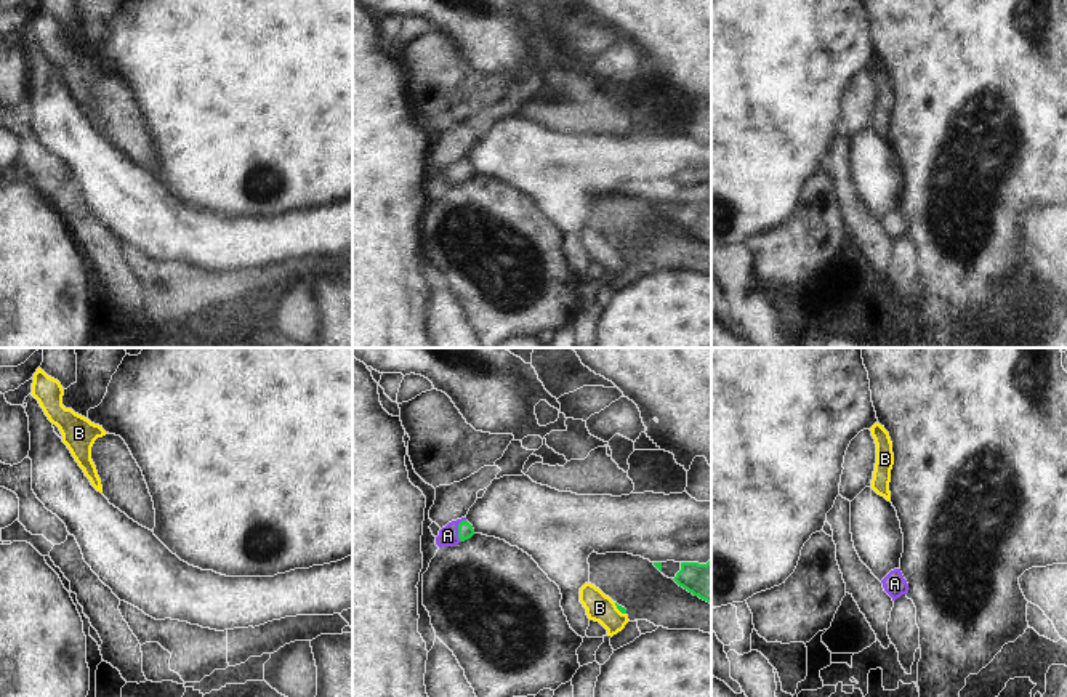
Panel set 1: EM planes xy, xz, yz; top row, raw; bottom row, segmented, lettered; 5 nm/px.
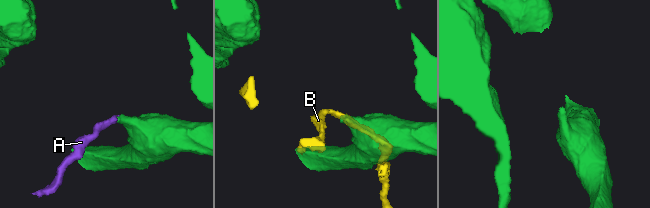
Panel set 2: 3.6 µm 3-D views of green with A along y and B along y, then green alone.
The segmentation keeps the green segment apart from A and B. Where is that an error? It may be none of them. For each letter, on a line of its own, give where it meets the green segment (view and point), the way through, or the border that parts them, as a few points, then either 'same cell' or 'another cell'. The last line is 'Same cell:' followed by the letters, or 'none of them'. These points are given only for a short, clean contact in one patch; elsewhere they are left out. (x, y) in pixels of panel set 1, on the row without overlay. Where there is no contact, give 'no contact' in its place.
A: meets green in xz at (459, 170); runs through xz (465, 170), (459, 170), (447, 177); same cell
B: meets green in xz at (619, 250); another cell
Same cell: A

